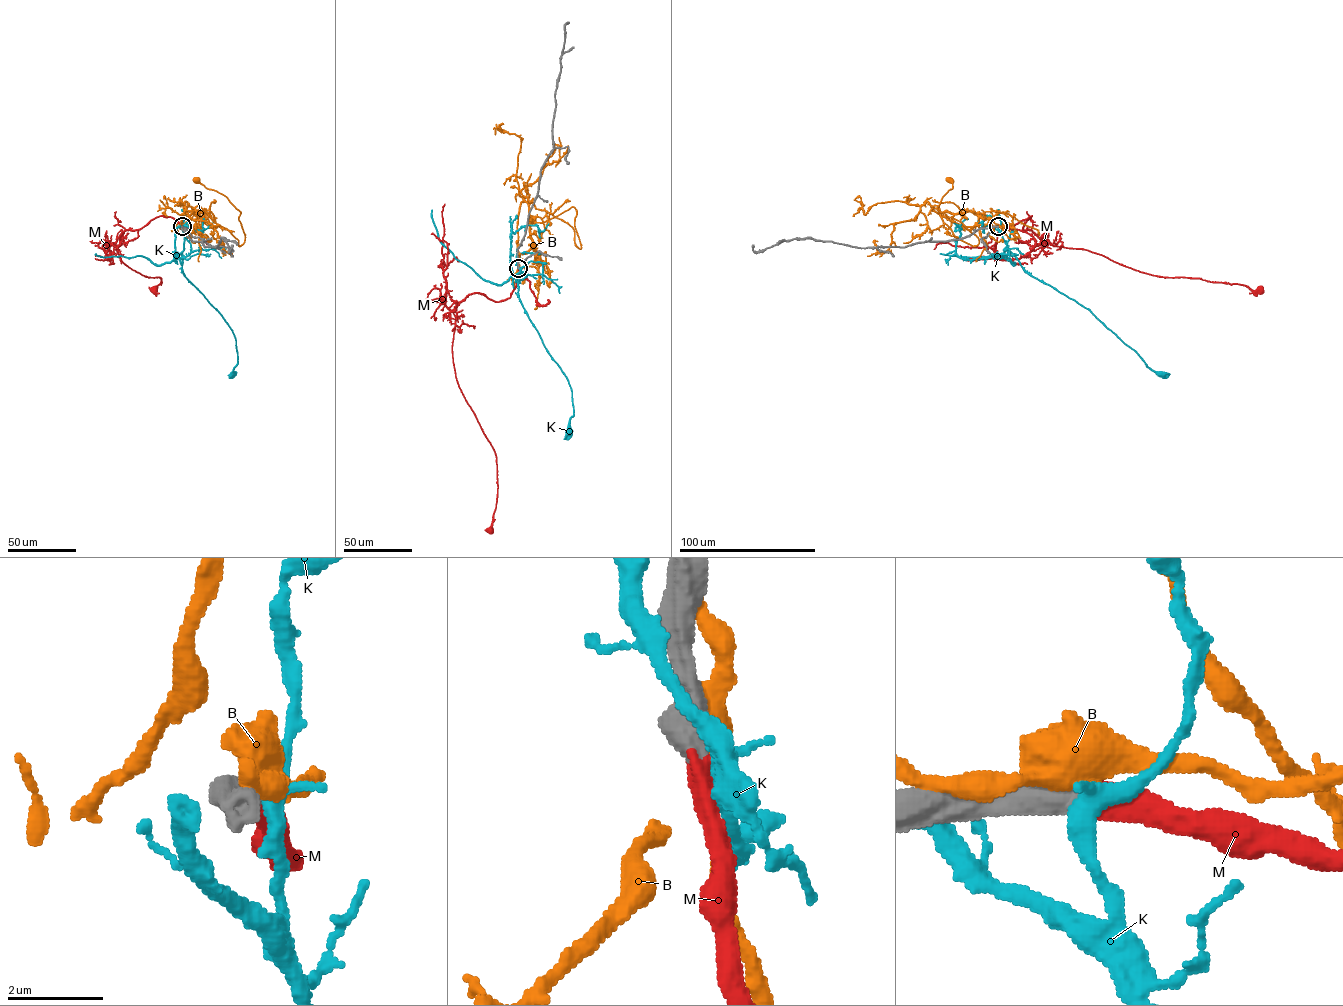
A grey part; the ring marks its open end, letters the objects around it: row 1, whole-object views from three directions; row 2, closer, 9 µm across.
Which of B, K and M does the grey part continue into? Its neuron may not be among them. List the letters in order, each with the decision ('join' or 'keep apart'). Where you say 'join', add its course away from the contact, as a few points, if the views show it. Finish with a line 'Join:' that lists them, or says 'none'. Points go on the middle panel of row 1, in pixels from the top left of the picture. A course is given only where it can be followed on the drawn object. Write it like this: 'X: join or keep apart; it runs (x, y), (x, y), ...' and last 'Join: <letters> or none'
B: keep apart
K: keep apart
M: join; it runs (518, 268), (509, 298), (495, 301), (473, 293), (454, 309), (456, 380), (496, 458), (497, 496), (489, 530)
Join: M

